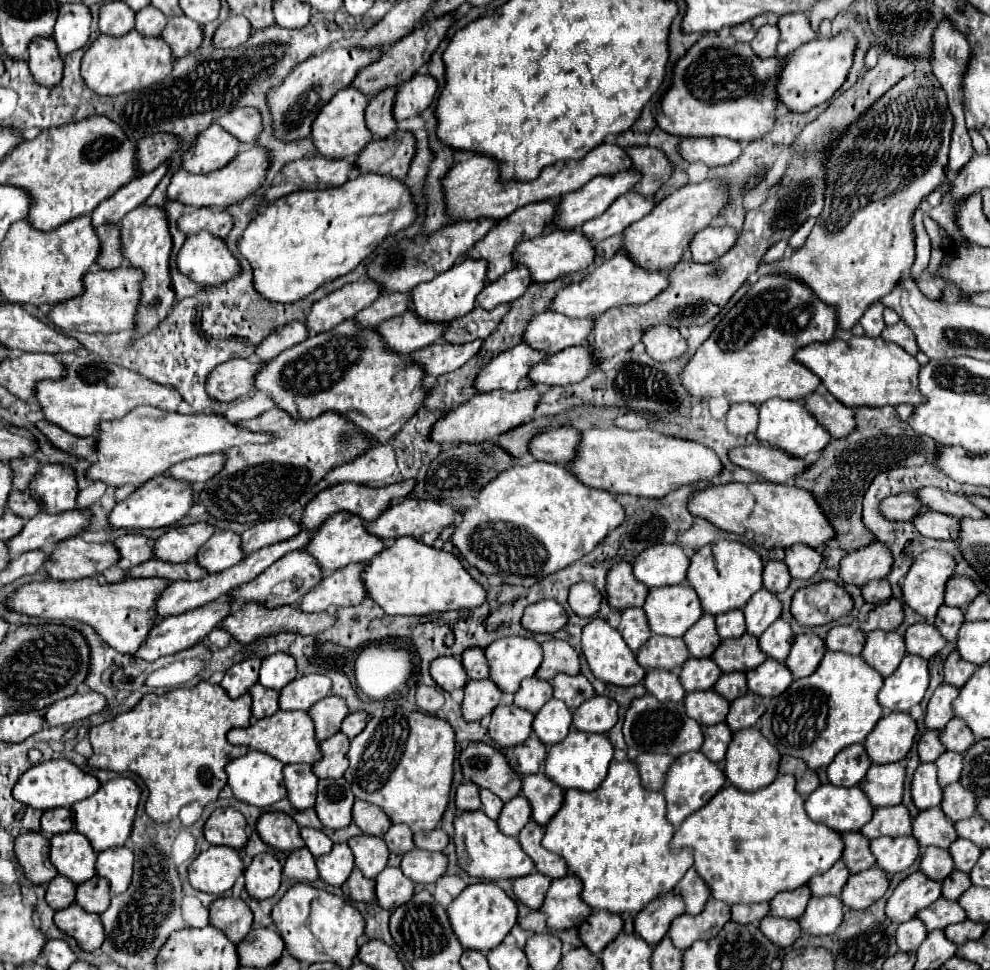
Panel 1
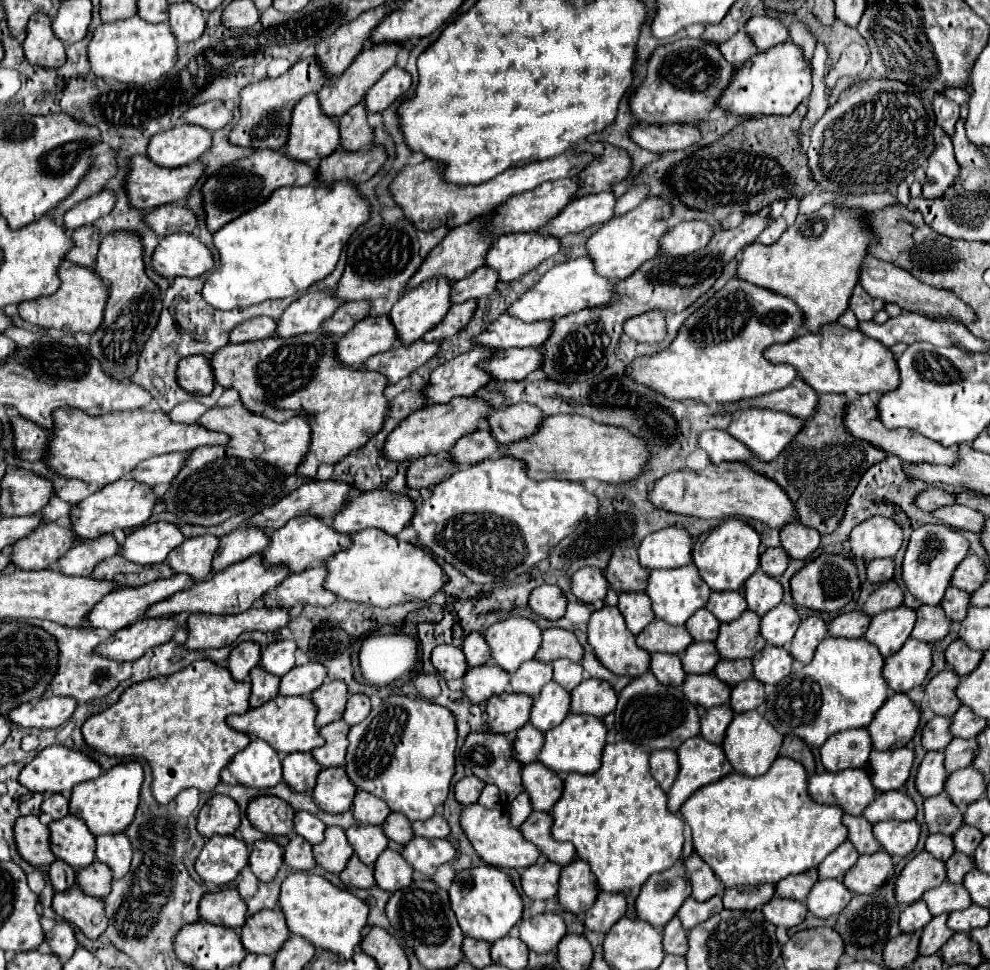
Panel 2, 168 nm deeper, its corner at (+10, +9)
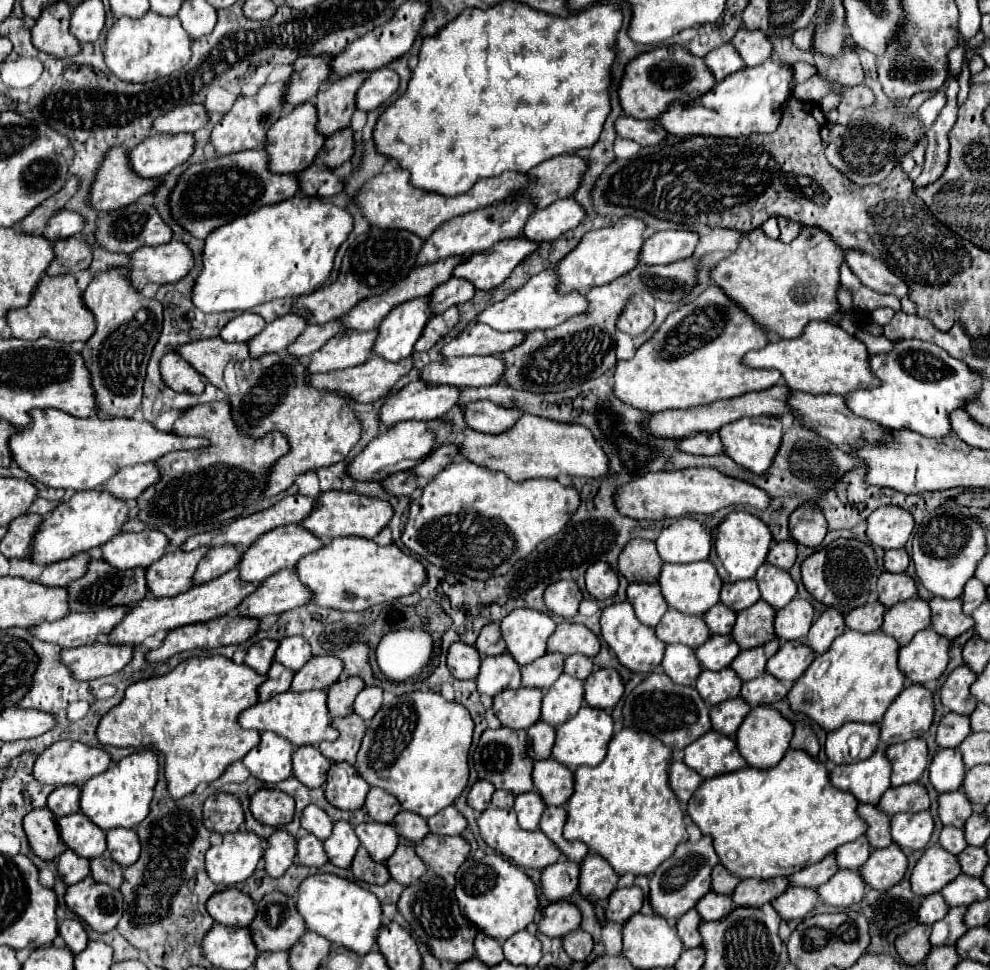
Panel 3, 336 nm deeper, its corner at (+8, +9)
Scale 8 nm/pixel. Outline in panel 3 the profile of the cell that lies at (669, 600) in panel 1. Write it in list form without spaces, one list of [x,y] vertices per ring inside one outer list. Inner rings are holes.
[[[708,559],[698,561],[698,563],[688,563],[688,565],[670,565],[670,563],[666,563],[662,567],[660,587],[662,587],[662,593],[668,601],[668,607],[672,607],[680,613],[688,613],[688,615],[702,615],[720,601],[722,579],[718,577],[716,567]]]

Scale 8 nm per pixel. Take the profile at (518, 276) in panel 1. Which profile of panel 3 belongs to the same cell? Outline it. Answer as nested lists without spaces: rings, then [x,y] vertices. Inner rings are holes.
[[[448,279],[446,283],[438,285],[432,295],[430,295],[430,309],[434,315],[442,313],[444,309],[452,307],[452,305],[460,305],[462,301],[470,301],[470,297],[474,295],[474,287],[470,287],[468,281],[462,279]]]

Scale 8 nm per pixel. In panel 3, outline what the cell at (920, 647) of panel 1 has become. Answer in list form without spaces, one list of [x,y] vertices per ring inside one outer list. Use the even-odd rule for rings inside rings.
[[[932,599],[932,629],[942,633],[944,637],[956,639],[964,631],[974,627],[974,619],[970,615],[964,615],[962,611],[962,599]]]

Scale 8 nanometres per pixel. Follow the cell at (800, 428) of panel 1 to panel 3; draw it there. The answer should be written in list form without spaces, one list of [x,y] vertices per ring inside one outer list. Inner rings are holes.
[[[766,415],[742,417],[734,423],[724,425],[718,433],[720,433],[726,457],[730,457],[736,465],[748,471],[762,475],[770,467],[770,461],[774,459],[774,453],[778,451],[778,445],[782,441],[782,423],[776,417],[766,417]]]

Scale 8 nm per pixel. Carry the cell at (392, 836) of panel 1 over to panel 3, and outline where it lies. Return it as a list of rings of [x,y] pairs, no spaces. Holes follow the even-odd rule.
[[[400,811],[394,819],[394,827],[398,829],[398,835],[408,843],[420,843],[430,833],[426,819],[412,811]]]

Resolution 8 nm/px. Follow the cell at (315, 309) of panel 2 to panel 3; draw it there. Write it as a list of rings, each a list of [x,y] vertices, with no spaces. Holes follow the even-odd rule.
[[[284,315],[272,323],[268,323],[256,337],[248,341],[250,357],[262,357],[268,353],[280,353],[284,351],[296,337],[302,333],[306,323],[298,319],[296,315]]]

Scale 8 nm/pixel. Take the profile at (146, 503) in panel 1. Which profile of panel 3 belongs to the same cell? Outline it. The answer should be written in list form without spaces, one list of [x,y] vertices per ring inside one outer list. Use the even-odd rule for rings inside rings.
[[[96,489],[86,493],[74,493],[70,501],[60,503],[40,523],[38,531],[32,537],[28,561],[34,565],[50,565],[56,561],[70,559],[92,547],[100,547],[102,541],[108,541],[110,537],[114,537],[114,533],[120,531],[126,517],[128,517],[128,505],[124,501],[118,501],[116,497],[110,497],[106,491]]]

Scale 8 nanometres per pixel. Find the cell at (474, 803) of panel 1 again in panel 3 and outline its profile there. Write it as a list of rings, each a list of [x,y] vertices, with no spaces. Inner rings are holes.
[[[478,781],[468,793],[468,805],[476,813],[482,813],[484,809],[490,807],[490,799],[492,799],[494,791],[496,791],[496,787],[490,781]]]

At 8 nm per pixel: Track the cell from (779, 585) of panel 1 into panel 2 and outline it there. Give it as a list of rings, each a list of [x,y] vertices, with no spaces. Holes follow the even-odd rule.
[[[780,547],[766,549],[760,555],[760,569],[770,577],[780,577],[786,571],[786,567],[788,567],[788,555]]]

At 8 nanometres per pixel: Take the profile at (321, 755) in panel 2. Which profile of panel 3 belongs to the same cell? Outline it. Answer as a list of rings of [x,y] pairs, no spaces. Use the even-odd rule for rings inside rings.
[[[356,713],[348,717],[336,717],[332,719],[332,727],[340,731],[340,737],[336,741],[322,741],[320,751],[330,761],[348,761],[356,763],[356,753],[360,749],[362,737],[366,733],[366,721],[358,717]]]

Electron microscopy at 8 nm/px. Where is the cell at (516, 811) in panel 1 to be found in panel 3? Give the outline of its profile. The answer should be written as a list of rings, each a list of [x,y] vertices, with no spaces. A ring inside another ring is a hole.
[[[528,791],[528,793],[522,793],[516,797],[514,809],[518,813],[520,827],[534,831],[534,829],[538,829],[538,823],[540,823],[540,817],[542,817],[546,805],[538,791]]]

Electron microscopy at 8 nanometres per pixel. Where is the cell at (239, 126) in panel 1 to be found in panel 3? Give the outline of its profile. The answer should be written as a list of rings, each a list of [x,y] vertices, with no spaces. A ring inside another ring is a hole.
[[[182,105],[154,119],[156,133],[194,133],[208,123],[204,105]]]

